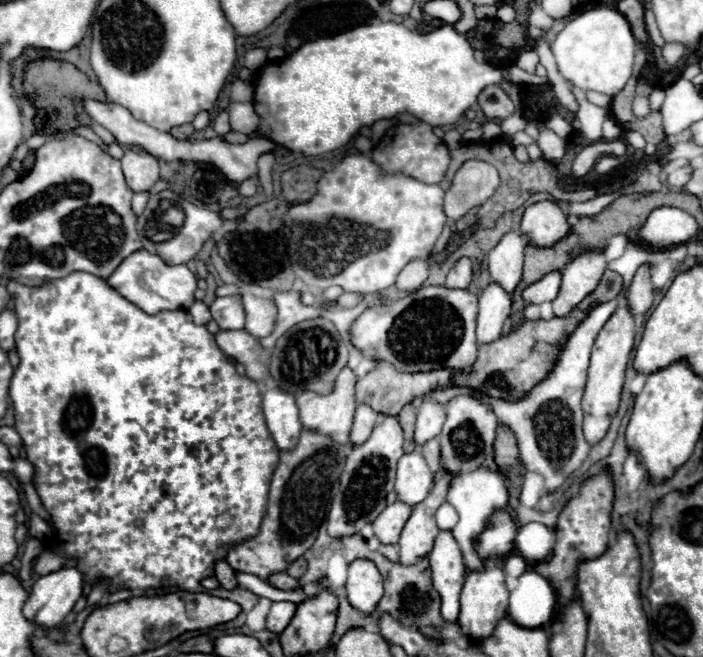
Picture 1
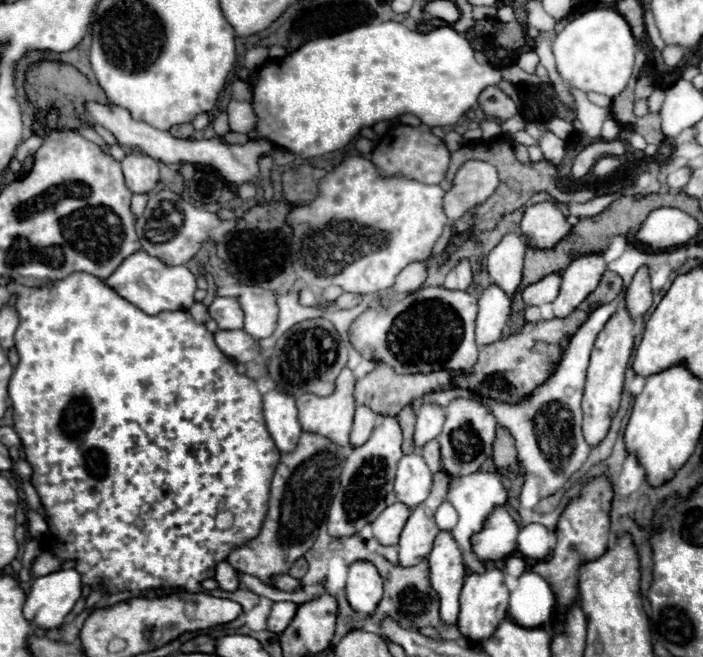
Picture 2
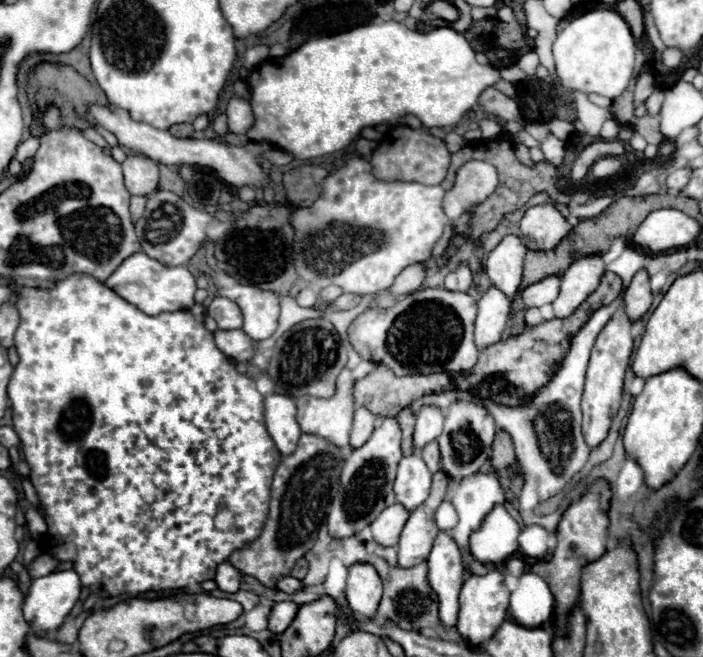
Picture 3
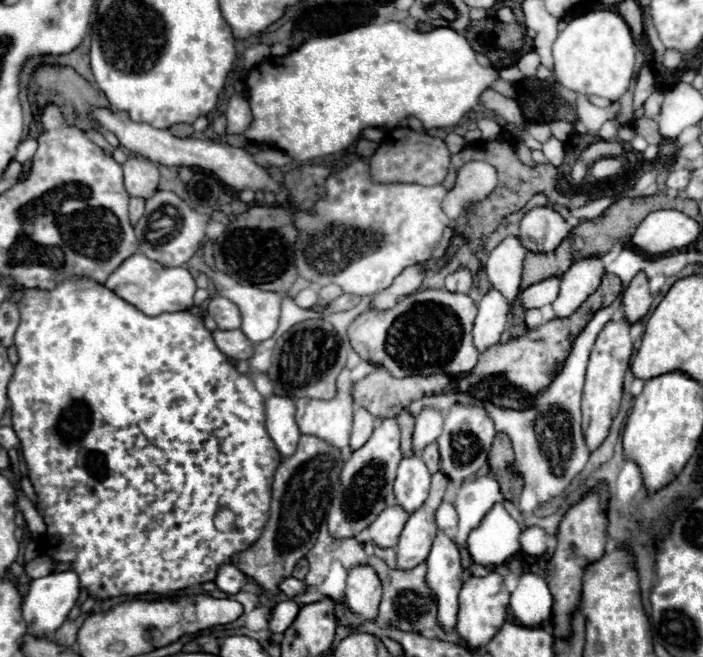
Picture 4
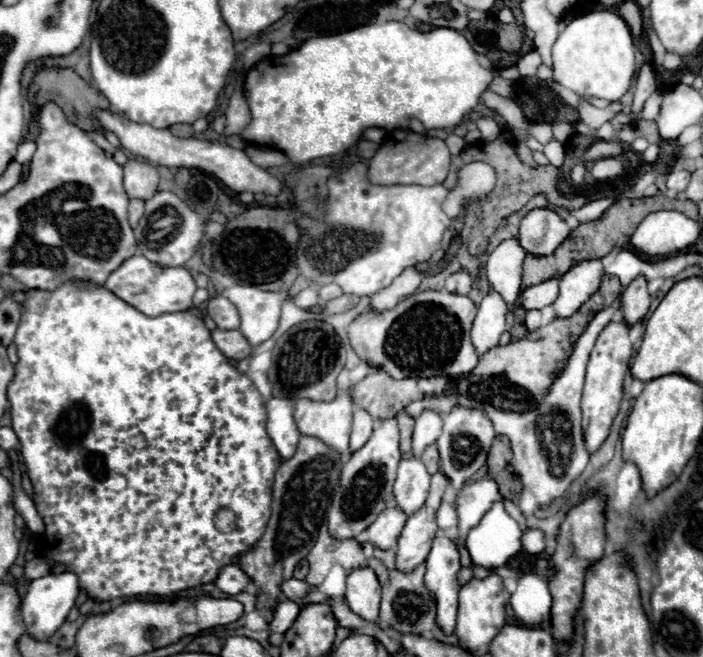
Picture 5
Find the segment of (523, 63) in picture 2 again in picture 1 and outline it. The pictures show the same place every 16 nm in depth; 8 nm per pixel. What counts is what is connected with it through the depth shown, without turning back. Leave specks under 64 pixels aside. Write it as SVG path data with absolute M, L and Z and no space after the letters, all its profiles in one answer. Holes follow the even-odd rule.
M536 48L520 52L520 56L516 60L516 66L522 68L524 72L530 72L530 74L536 70L536 64L538 64L538 52L536 52Z

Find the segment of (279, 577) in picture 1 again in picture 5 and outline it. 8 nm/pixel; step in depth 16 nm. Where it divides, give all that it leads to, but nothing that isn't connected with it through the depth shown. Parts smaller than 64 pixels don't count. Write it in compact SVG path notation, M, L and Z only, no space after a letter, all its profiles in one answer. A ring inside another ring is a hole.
M296 578L284 580L284 582L280 584L280 588L282 588L282 592L284 592L290 600L298 600L300 596L308 594L308 590L310 590L310 586L308 586L304 580L296 580Z

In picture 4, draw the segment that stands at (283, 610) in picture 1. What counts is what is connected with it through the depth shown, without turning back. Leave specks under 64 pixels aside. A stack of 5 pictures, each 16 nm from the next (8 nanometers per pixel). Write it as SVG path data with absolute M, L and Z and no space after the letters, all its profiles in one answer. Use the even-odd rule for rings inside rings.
M286 600L286 602L278 602L274 604L272 612L270 612L270 620L268 620L268 628L270 632L274 634L282 634L286 632L286 628L292 624L292 620L296 618L300 606L292 600Z

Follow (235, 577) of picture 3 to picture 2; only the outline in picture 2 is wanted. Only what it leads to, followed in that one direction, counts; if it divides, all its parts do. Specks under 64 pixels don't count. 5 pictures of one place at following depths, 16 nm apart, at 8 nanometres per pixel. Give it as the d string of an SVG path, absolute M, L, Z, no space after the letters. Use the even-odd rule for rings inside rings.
M226 560L216 564L216 580L218 580L220 588L228 590L228 592L234 592L240 586L238 584L238 572Z

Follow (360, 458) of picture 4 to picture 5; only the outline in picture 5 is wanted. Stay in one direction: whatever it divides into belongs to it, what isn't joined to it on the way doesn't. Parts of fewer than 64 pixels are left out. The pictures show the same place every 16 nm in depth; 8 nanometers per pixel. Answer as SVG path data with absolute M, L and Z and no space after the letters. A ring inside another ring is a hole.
M358 408L354 412L354 426L350 434L350 450L352 456L342 468L340 490L334 496L328 510L328 530L332 538L356 538L362 530L366 530L376 516L386 508L386 500L392 496L392 486L396 480L396 468L400 462L400 432L394 418L382 420L374 430L374 418ZM372 434L372 436L370 436ZM370 438L370 440L368 440ZM360 448L360 450L358 450Z

